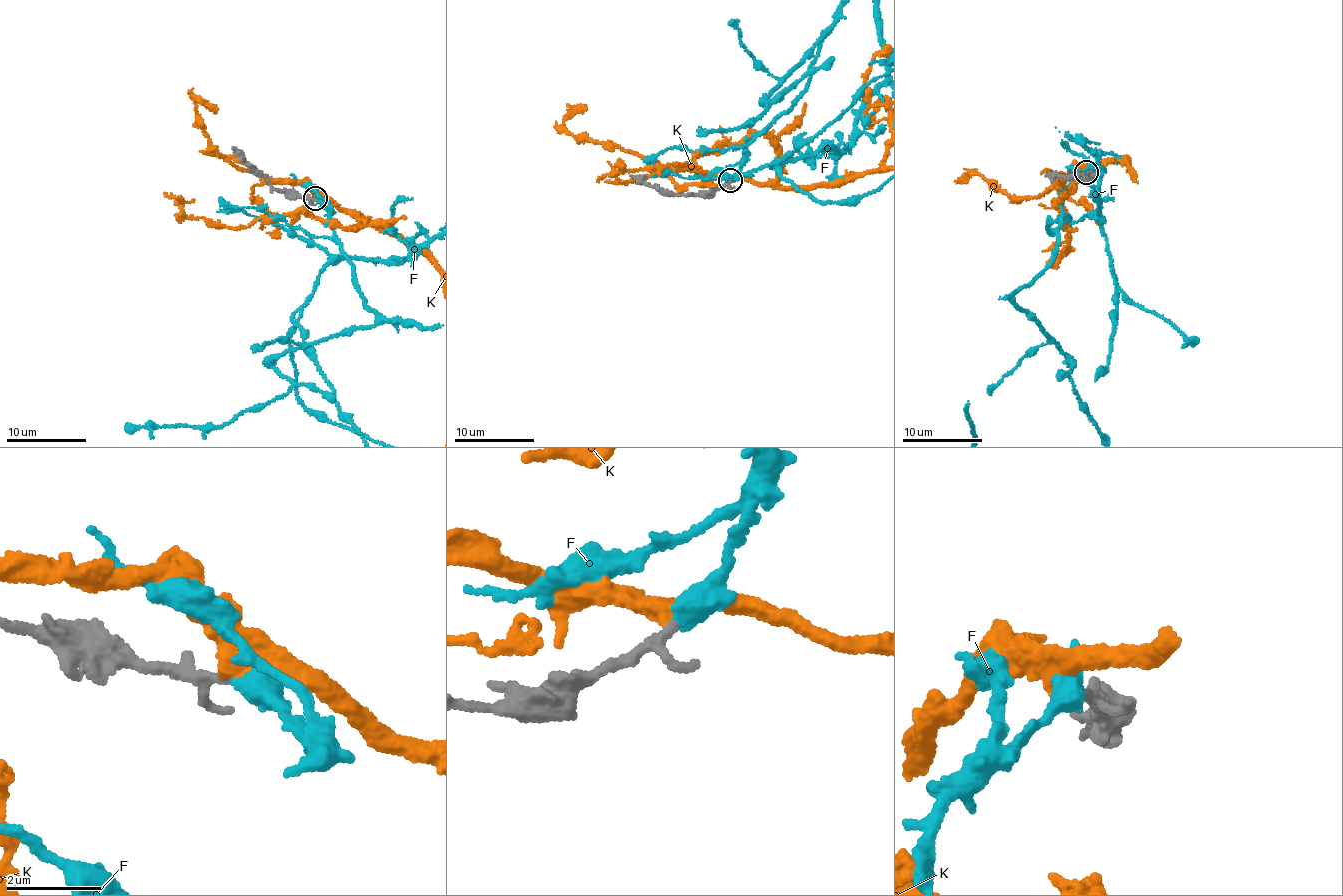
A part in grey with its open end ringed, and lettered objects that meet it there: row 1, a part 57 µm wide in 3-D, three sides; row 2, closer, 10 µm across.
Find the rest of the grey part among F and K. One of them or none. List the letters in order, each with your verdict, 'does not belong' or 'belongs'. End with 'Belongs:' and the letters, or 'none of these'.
F: belongs
K: does not belong
Belongs: F

